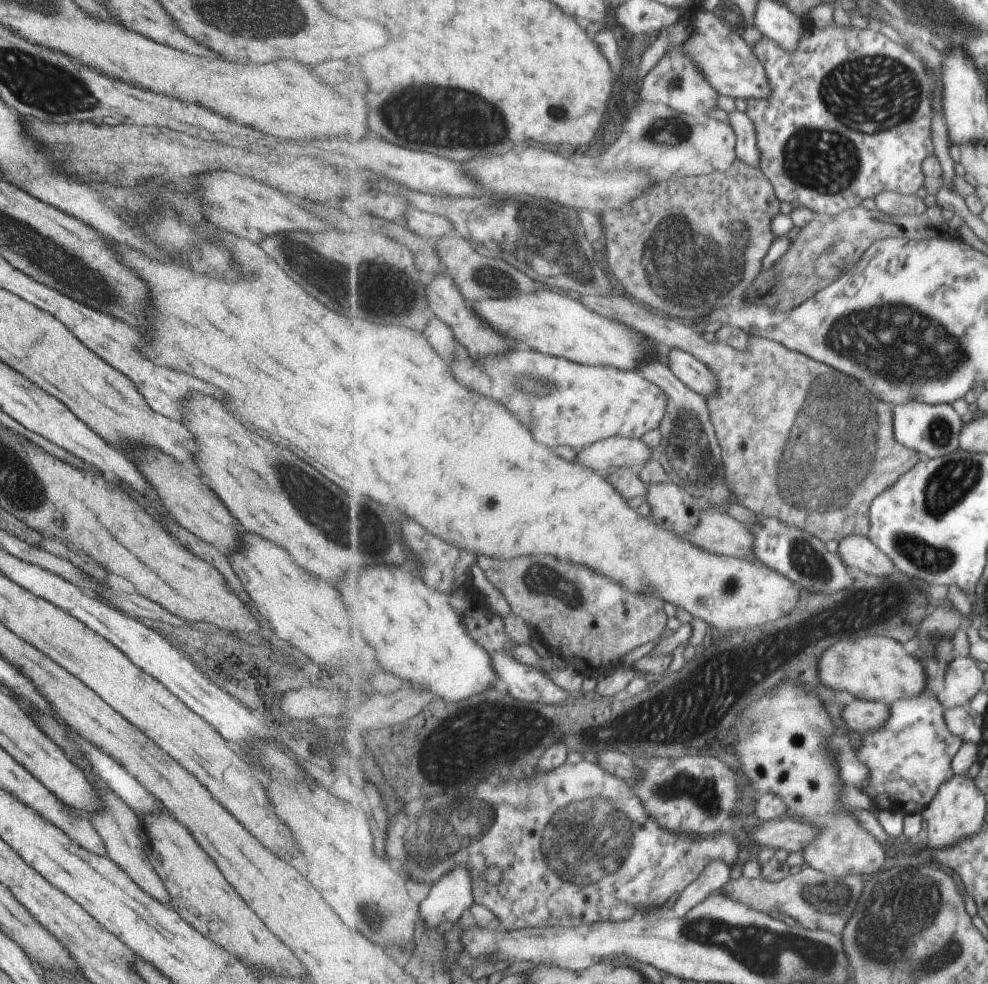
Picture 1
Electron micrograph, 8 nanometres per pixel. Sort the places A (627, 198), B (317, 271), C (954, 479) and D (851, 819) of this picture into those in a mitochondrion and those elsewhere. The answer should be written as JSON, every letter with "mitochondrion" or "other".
{"A":"other","B":"mitochondrion","C":"mitochondrion","D":"other"}

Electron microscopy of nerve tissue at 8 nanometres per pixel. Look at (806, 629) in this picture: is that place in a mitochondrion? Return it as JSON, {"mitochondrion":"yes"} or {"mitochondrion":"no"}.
{"mitochondrion":"no"}

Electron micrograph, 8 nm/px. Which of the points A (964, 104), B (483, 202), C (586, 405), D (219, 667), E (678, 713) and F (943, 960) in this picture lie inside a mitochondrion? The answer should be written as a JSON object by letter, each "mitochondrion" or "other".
{"A":"other","B":"other","C":"other","D":"other","E":"mitochondrion","F":"mitochondrion"}

